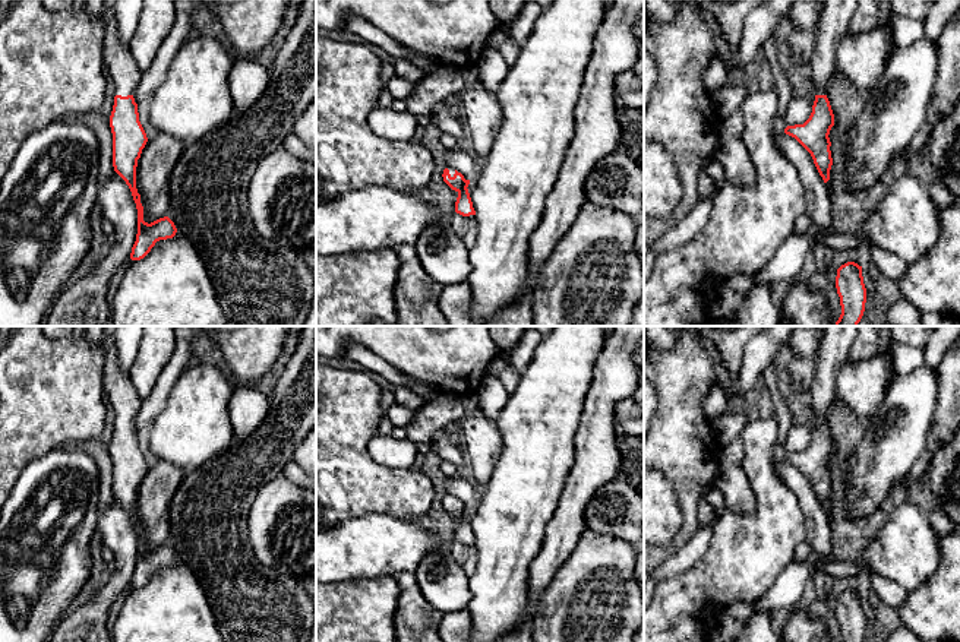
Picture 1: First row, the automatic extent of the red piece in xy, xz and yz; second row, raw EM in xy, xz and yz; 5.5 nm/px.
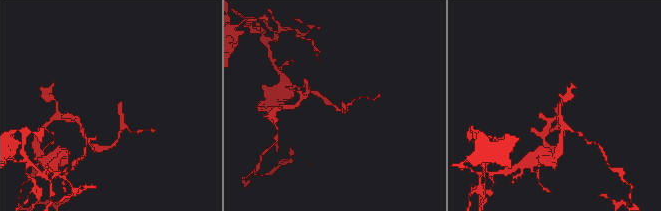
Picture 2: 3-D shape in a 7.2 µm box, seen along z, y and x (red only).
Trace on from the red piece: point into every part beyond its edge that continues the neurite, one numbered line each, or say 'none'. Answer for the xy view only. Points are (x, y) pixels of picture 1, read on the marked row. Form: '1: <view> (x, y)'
1: xy (119, 63)

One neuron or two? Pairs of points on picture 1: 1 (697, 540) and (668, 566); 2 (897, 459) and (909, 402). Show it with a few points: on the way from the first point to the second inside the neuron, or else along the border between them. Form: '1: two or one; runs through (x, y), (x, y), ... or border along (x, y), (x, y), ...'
1: one; runs through (692, 547), (675, 565)
2: one; runs through (897, 445), (897, 436), (905, 429), (908, 417)

